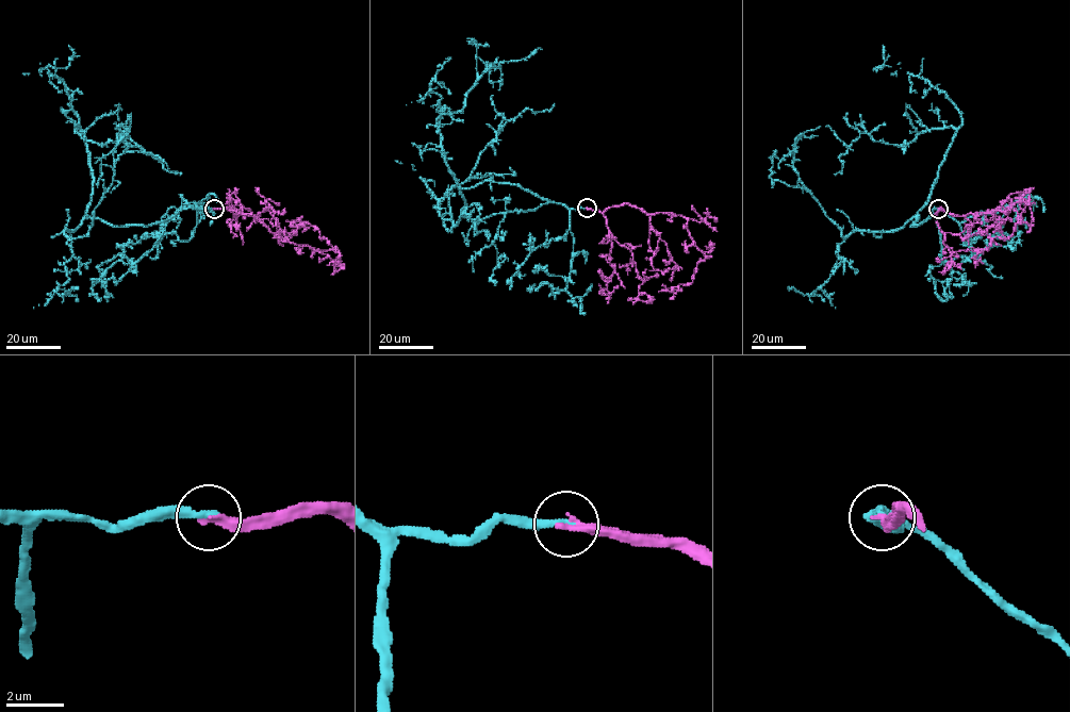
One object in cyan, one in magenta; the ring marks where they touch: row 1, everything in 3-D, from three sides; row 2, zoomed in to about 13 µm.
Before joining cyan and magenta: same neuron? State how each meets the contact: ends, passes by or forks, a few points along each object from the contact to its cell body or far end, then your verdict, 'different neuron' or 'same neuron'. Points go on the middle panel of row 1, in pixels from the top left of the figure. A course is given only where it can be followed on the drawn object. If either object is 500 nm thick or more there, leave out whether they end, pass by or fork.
cyan ends; magenta ends; course cyan (587, 209), (486, 180), (459, 187), (465, 205), (451, 220), (447, 192), (499, 129), (555, 103); course magenta (587, 209), (602, 212), (627, 203), (645, 213), (688, 219), (688, 233), (705, 259), (691, 283), (658, 293); different neuron

